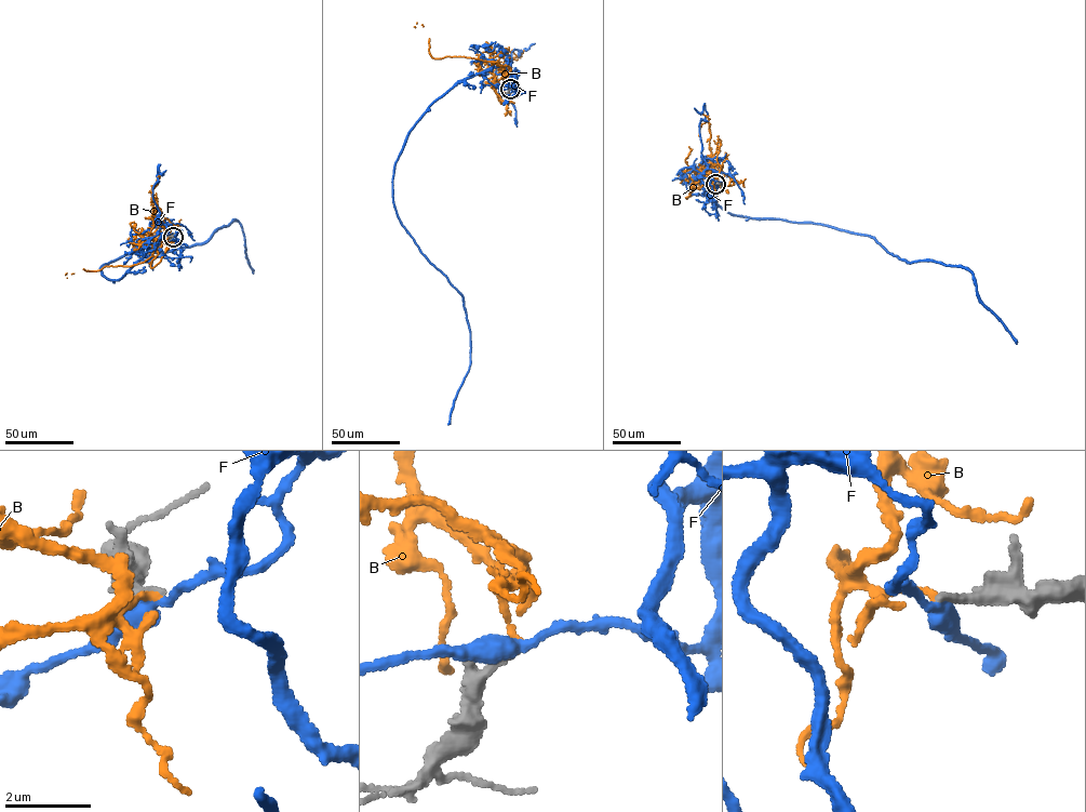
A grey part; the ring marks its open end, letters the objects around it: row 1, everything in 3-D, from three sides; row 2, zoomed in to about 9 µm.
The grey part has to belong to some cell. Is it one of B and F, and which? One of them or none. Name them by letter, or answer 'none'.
none

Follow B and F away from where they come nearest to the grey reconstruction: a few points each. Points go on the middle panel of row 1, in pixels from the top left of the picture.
B: (510, 89), (505, 69), (492, 63), (508, 66), (508, 75), (498, 80), (478, 65), (481, 62), (487, 64)
F: (510, 89), (517, 74), (501, 66), (456, 83), (394, 167), (401, 224), (464, 300), (470, 363), (448, 425)

